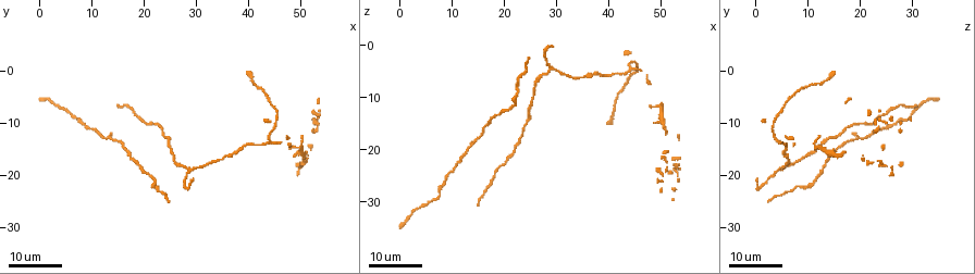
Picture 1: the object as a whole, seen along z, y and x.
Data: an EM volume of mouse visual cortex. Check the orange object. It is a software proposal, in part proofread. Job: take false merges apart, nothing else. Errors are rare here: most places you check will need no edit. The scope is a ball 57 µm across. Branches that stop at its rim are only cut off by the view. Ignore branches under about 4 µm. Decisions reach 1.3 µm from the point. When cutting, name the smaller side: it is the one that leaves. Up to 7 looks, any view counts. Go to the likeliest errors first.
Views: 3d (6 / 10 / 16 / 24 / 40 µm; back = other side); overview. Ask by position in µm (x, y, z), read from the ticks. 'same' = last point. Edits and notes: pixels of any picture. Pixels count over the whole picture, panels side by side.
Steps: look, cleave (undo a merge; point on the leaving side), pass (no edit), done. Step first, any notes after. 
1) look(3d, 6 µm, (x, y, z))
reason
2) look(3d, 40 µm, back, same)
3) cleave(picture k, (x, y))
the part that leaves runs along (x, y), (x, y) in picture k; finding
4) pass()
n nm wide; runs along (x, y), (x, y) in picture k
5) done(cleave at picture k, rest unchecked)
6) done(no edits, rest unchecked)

look(3d, 16 µm, (29.5, 18.5, 4.0))
a fork

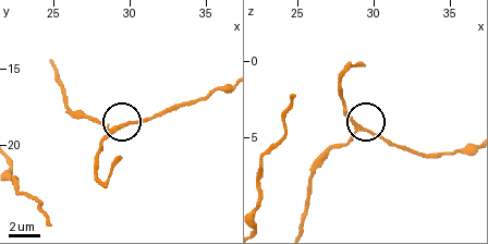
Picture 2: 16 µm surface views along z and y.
look(3d, 10 µm, (29.0, 19.0, 4.6))

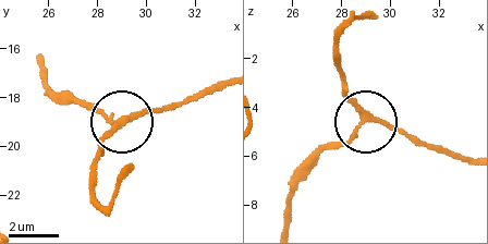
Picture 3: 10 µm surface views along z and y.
pass()
3 arms; runs along (399, 127), (364, 124), (316, 157) in picture 3; all the same cell

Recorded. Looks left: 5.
look(3d, 16 µm, (22.5, 21.5, 11.0))
thick turns thin

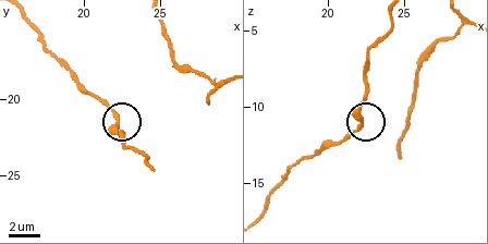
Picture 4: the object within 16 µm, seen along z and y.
look(3d, 10 µm, (22.0, 21.2, 11.4))
zoom in

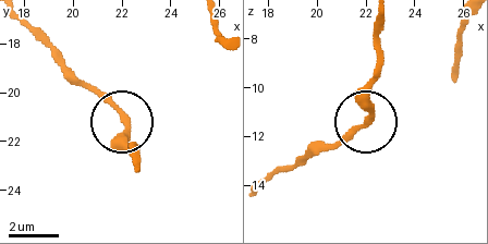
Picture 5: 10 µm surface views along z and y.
pass()
250 nm wide; continuous, no second cell

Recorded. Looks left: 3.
look(3d, 16 µm, (17.0, 7.5, 26.5))
sudden change in width

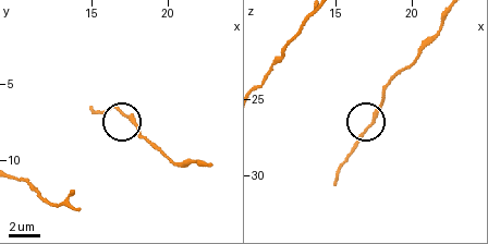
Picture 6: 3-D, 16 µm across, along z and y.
look(3d, 6 µm, (17.4, 7.2, 26.6))
zoom in

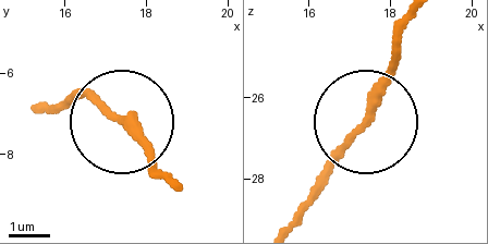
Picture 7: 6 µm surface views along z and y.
pass()
runs along (414, 19), (317, 192) in picture 7; continuous, no second cell

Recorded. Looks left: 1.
done(no edits, rest unchecked)

